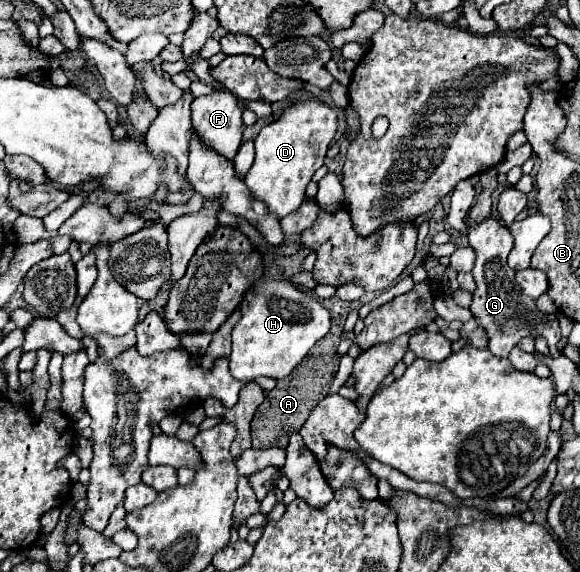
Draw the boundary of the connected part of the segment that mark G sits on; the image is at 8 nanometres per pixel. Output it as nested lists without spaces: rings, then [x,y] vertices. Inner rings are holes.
[[[489,216],[479,222],[465,218],[465,226],[467,226],[469,244],[477,252],[477,260],[473,266],[477,290],[473,294],[471,312],[479,320],[479,326],[483,326],[487,330],[489,350],[495,356],[507,356],[523,336],[533,336],[533,338],[543,336],[549,344],[551,356],[559,358],[561,356],[557,352],[557,342],[561,340],[559,322],[557,320],[553,324],[543,322],[543,312],[539,312],[535,308],[535,302],[519,290],[519,284],[515,282],[515,270],[507,266],[507,256],[513,248],[511,230],[507,230],[507,226],[503,226],[497,216]]]

